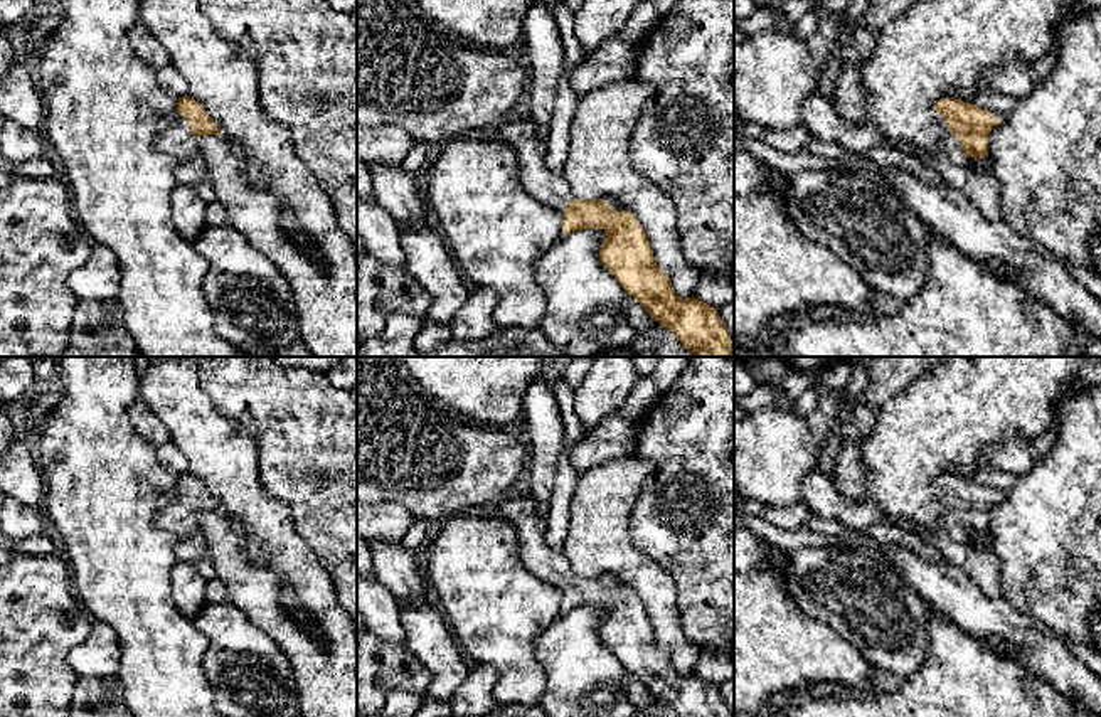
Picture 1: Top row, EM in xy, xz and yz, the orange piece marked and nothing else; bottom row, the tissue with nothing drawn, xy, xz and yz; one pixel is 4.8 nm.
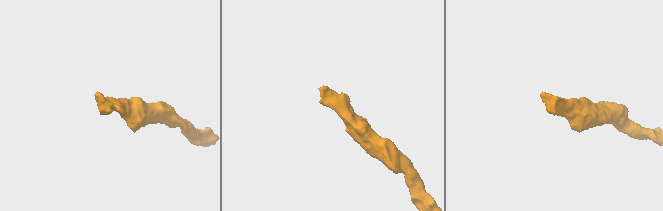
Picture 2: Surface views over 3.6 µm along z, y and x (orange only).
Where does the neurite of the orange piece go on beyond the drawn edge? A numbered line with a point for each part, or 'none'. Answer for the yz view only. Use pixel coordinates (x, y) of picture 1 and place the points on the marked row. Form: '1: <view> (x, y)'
1: yz (950, 145)

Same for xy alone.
1: xy (177, 140)

